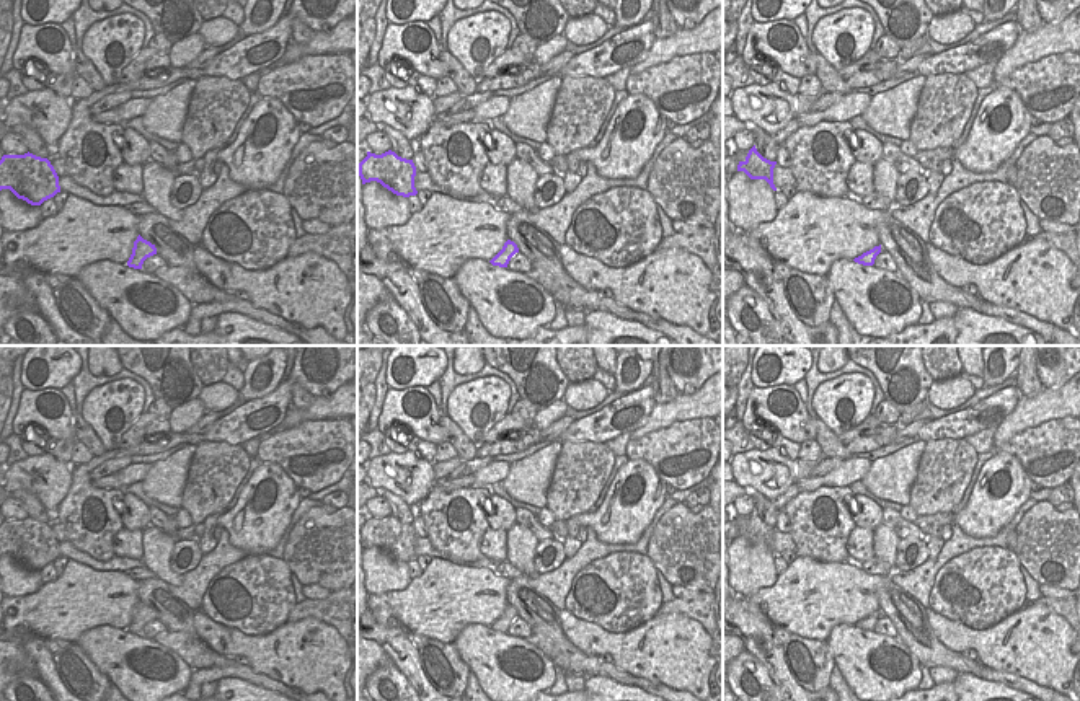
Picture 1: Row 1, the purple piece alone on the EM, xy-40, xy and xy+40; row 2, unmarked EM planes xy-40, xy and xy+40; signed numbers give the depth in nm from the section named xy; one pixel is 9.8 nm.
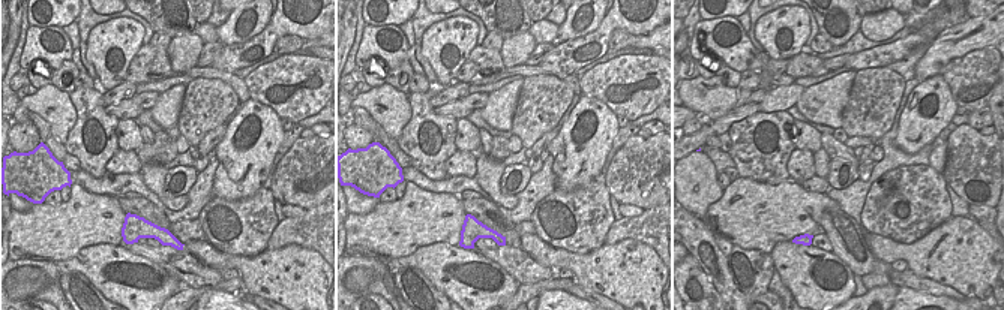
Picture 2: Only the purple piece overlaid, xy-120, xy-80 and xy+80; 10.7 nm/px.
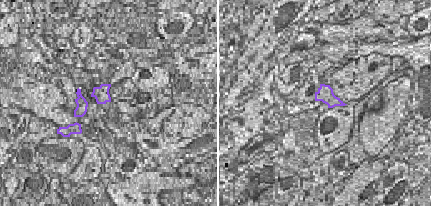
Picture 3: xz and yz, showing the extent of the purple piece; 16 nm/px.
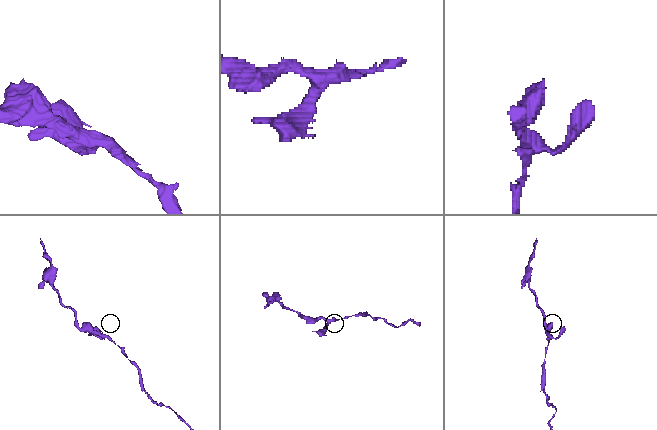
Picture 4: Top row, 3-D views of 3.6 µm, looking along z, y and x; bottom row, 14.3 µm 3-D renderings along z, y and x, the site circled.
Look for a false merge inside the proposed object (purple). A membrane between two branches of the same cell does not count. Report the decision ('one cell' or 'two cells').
one cell

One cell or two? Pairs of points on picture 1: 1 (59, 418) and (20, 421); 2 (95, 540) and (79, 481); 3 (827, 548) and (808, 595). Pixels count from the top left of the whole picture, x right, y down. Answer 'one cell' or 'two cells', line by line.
1: one cell
2: one cell
3: two cells

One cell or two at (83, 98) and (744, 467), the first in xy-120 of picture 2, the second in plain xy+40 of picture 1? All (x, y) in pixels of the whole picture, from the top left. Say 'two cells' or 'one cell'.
two cells

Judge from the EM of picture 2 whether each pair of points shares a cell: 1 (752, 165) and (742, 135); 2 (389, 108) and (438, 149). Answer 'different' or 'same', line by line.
1: same
2: different

